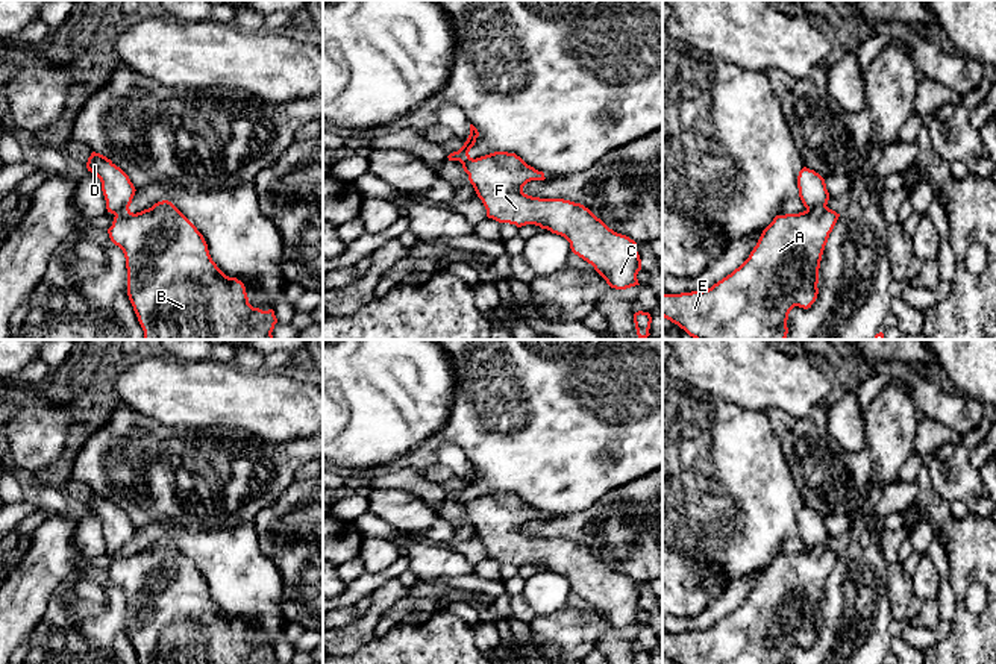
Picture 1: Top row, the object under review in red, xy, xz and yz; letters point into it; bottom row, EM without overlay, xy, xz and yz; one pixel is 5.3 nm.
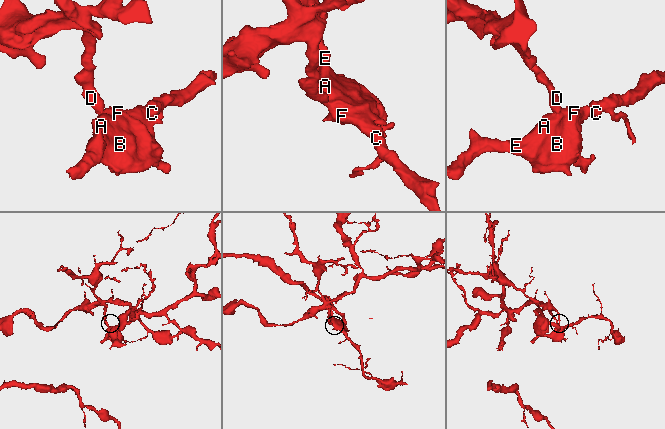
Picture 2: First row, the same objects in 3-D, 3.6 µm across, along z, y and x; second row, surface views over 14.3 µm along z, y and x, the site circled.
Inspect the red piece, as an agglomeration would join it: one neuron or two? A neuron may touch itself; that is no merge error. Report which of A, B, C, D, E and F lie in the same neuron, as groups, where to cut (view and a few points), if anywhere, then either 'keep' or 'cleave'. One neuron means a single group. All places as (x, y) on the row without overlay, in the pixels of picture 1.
groups A B C E F / D; cut yz (825, 544), (819, 549), (807, 549); cleave

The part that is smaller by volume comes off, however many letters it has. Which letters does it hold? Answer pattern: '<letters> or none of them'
A, B, C, E, F

